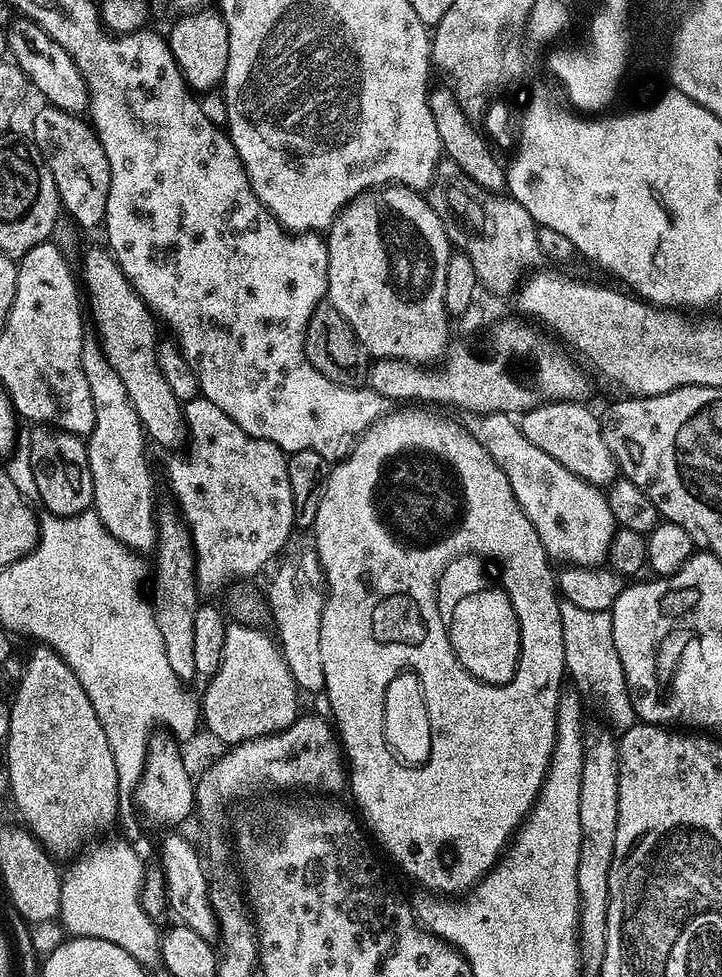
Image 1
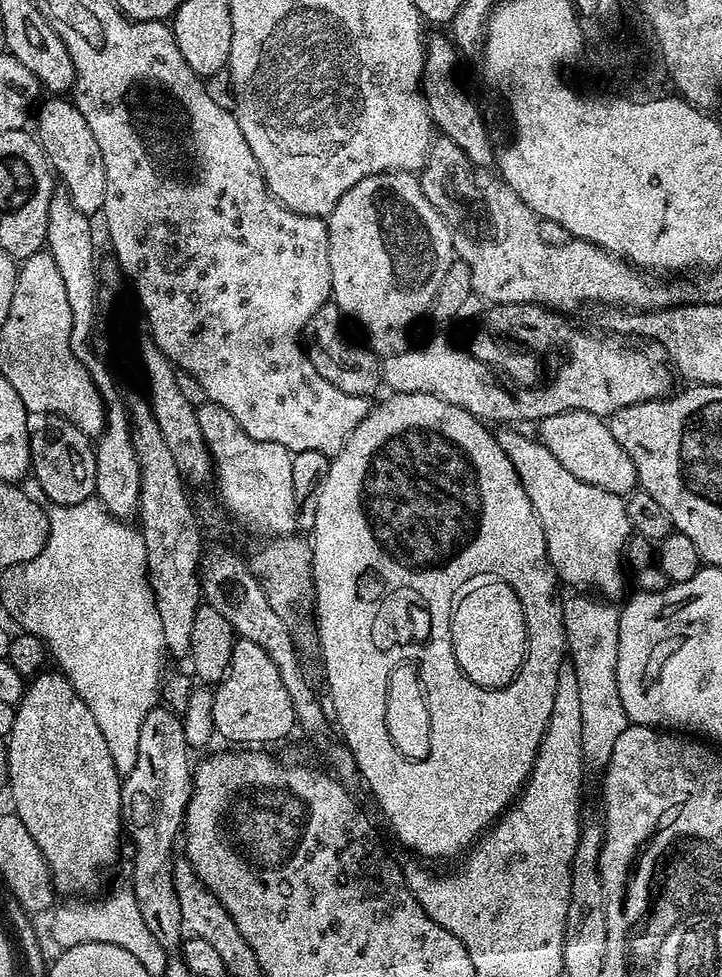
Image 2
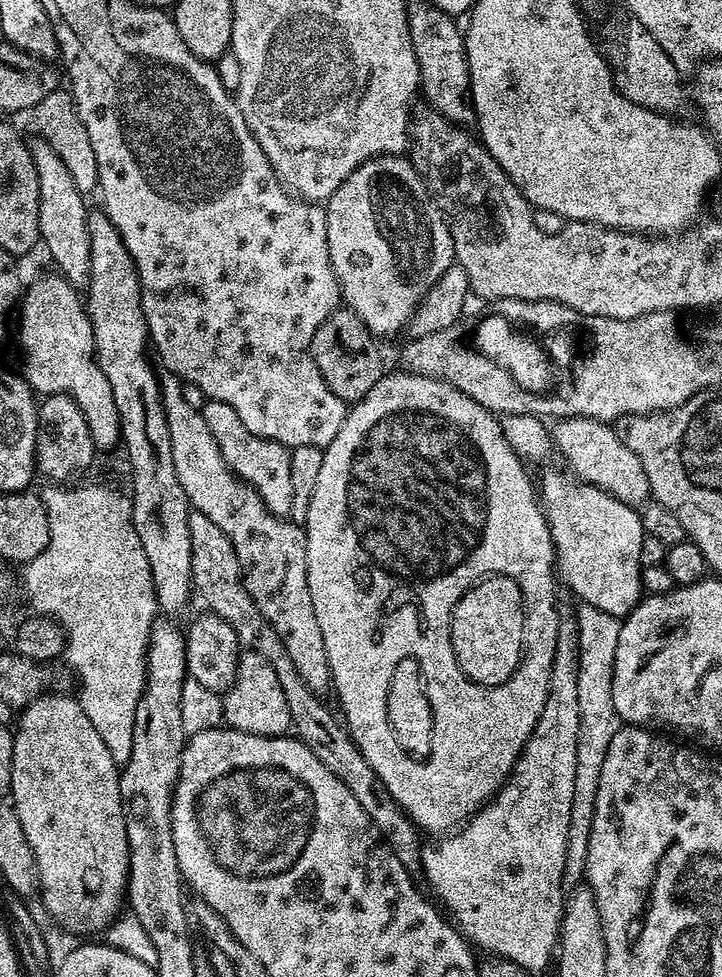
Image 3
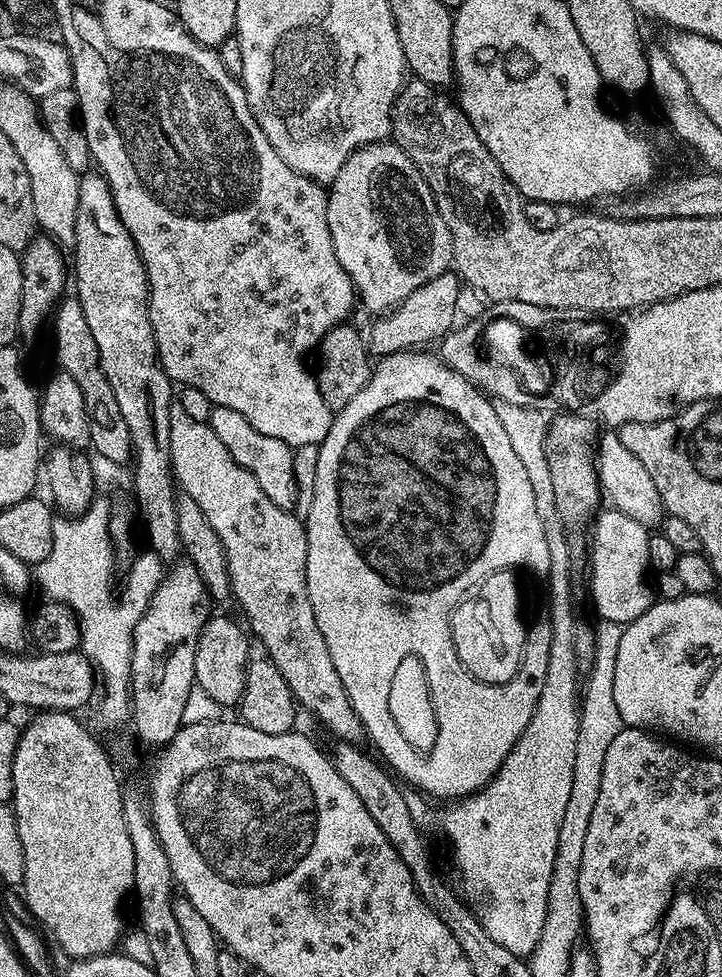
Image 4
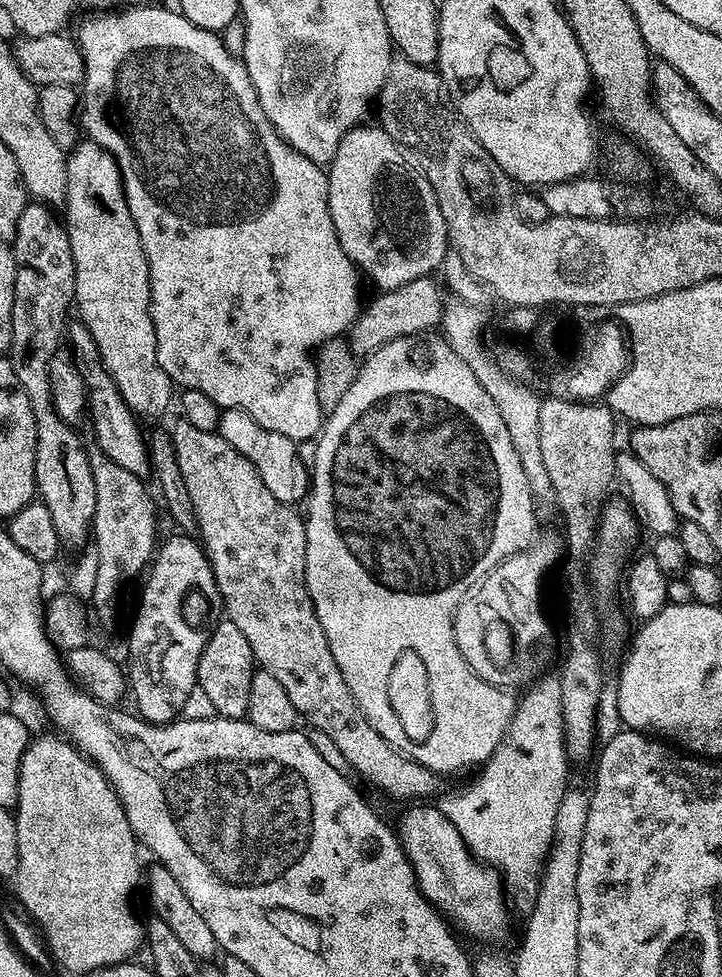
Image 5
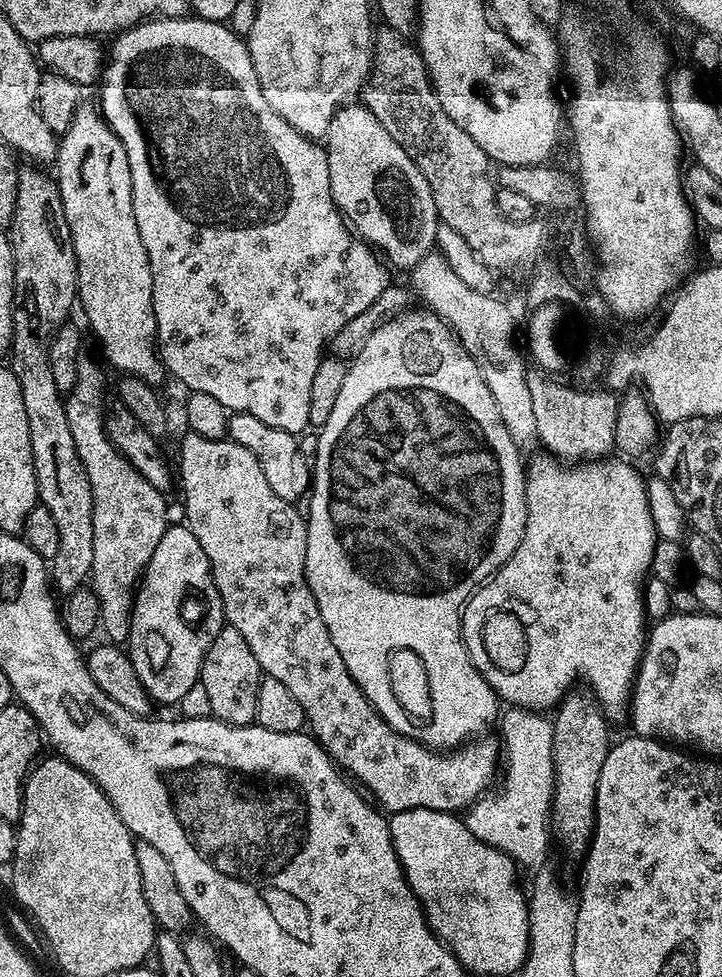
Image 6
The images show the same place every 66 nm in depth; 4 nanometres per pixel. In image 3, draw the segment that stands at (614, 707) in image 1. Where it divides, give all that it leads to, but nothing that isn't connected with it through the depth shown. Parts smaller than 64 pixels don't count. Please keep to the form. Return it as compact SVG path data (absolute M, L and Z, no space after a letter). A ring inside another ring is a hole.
M589 604L577 607L579 628L578 670L578 754L574 762L574 803L570 805L570 830L566 834L566 862L564 886L571 890L584 880L586 854L590 850L590 826L594 826L594 802L598 802L598 777L602 775L602 762L606 750L614 742L614 734L622 727L618 710L614 710L613 670L614 657L621 634L621 619Z

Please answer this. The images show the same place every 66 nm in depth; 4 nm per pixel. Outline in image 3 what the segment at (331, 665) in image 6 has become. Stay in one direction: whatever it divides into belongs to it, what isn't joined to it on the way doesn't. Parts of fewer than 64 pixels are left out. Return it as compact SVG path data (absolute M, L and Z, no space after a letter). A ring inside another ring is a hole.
M164 370L159 378L166 426L170 426L174 471L178 474L178 482L182 482L182 490L186 490L189 505L208 515L233 543L244 586L262 618L278 632L302 682L312 692L324 694L329 691L332 675L322 642L322 629L318 626L318 618L314 618L314 602L310 602L306 566L308 535L291 519L275 516L249 484L236 479L226 458L222 458L222 450L218 450L218 442L214 442L214 434L210 434L210 426L206 426L203 411L186 402L180 377Z

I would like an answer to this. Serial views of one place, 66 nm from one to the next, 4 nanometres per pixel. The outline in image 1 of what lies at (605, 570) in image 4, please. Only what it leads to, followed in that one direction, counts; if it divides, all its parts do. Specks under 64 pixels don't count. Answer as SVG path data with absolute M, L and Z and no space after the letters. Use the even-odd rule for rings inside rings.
M478 412L467 419L470 435L488 451L502 474L506 474L522 514L526 514L534 530L538 530L549 561L561 560L559 563L564 566L590 568L603 565L608 559L612 536L618 529L614 514L610 514L607 495L597 485L587 484L570 474L570 470L550 458L546 450L538 450L509 413Z

